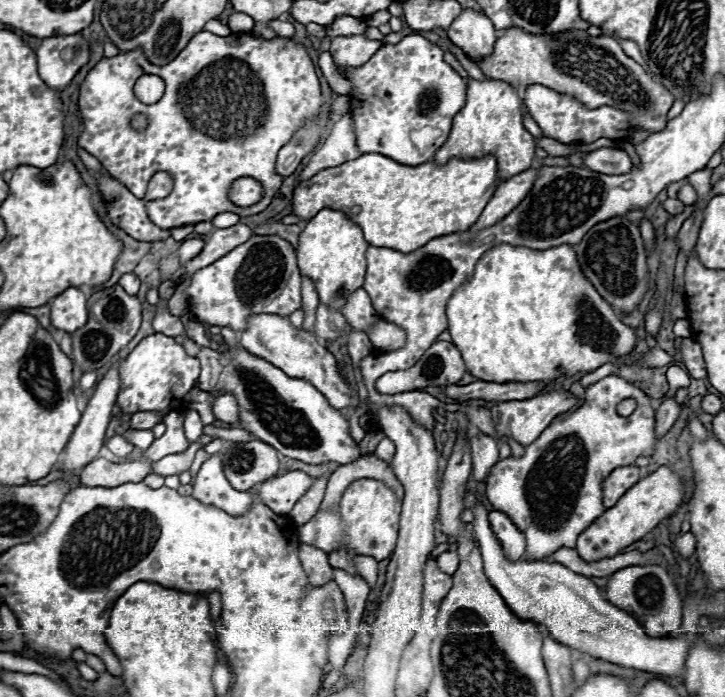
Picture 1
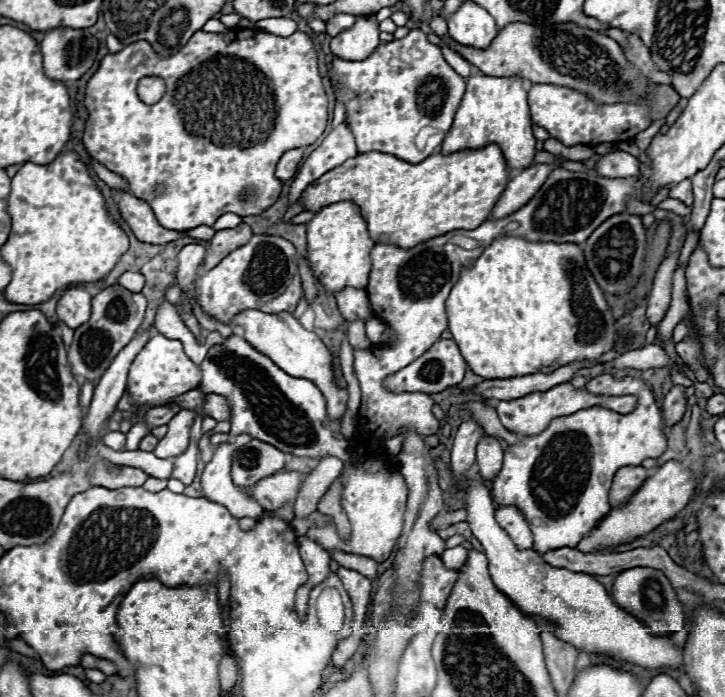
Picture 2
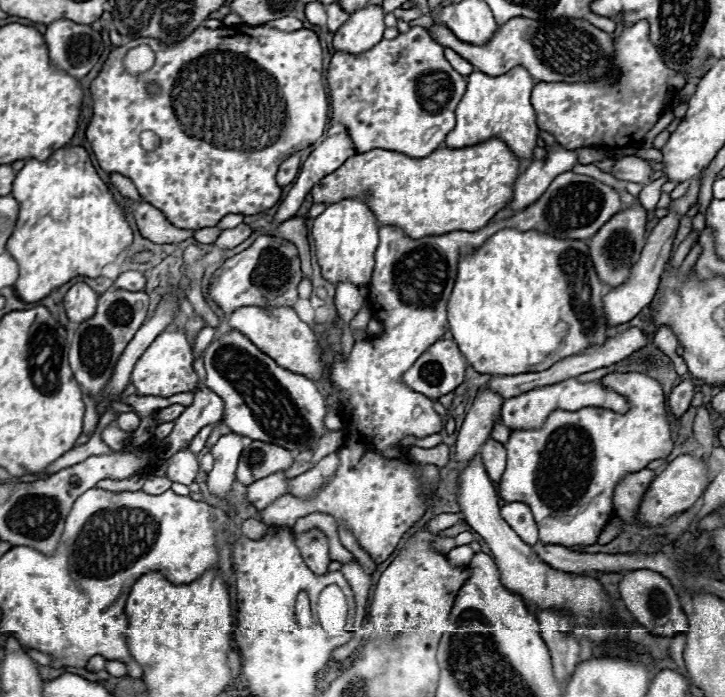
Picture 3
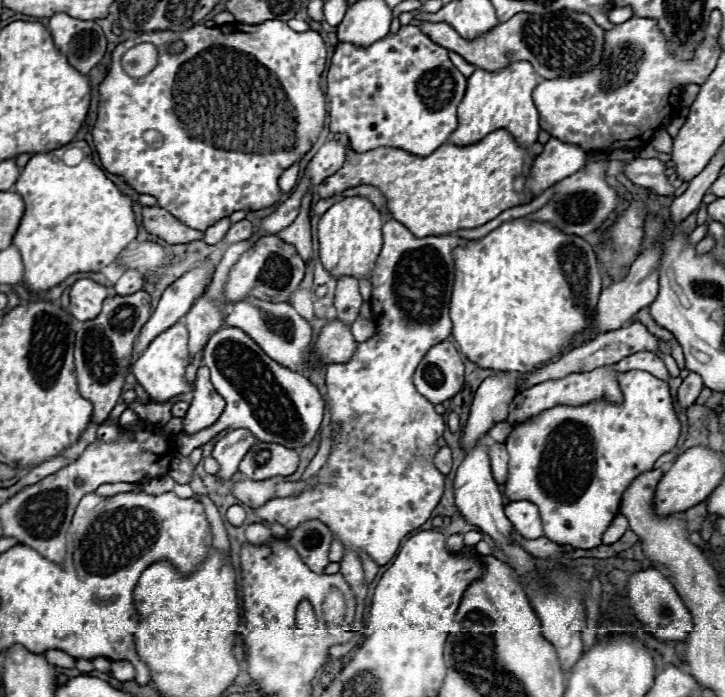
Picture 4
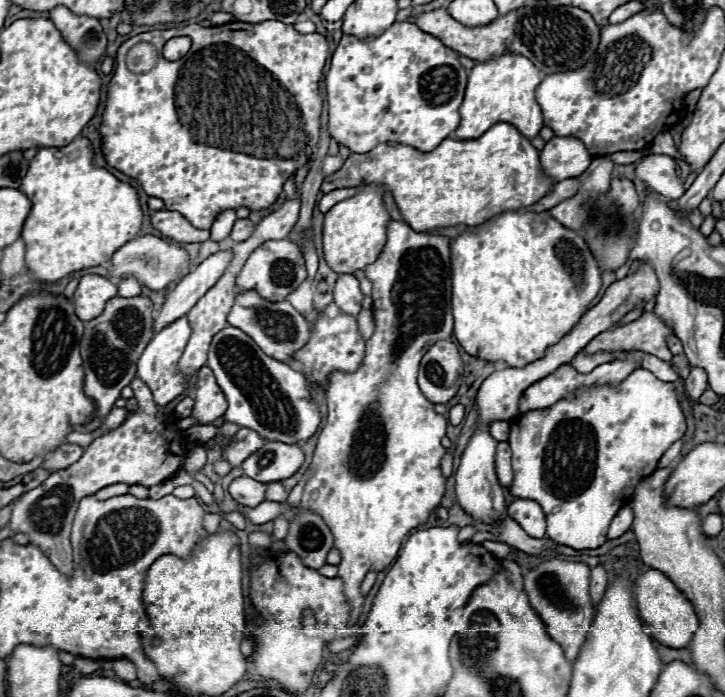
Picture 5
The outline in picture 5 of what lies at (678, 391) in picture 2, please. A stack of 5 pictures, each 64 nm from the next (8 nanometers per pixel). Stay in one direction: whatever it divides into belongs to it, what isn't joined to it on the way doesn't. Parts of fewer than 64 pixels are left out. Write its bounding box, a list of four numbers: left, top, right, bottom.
[684,368,708,402]

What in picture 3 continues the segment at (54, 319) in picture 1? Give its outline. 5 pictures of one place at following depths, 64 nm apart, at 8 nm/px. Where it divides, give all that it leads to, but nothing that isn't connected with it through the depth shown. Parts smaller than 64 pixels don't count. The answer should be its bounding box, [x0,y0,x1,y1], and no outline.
[64,282,98,322]

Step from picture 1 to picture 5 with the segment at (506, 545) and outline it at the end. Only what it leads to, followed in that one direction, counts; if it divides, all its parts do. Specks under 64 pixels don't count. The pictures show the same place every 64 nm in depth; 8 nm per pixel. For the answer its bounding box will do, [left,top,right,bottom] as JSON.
[508,500,546,538]

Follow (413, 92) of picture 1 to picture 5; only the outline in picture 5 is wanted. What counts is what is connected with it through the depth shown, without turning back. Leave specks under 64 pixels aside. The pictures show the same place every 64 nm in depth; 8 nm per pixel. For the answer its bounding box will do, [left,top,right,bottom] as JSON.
[326,24,468,154]

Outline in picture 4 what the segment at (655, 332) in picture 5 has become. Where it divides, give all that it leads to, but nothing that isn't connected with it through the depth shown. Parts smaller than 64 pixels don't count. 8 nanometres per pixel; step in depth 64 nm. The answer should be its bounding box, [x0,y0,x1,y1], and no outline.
[518,322,680,392]

